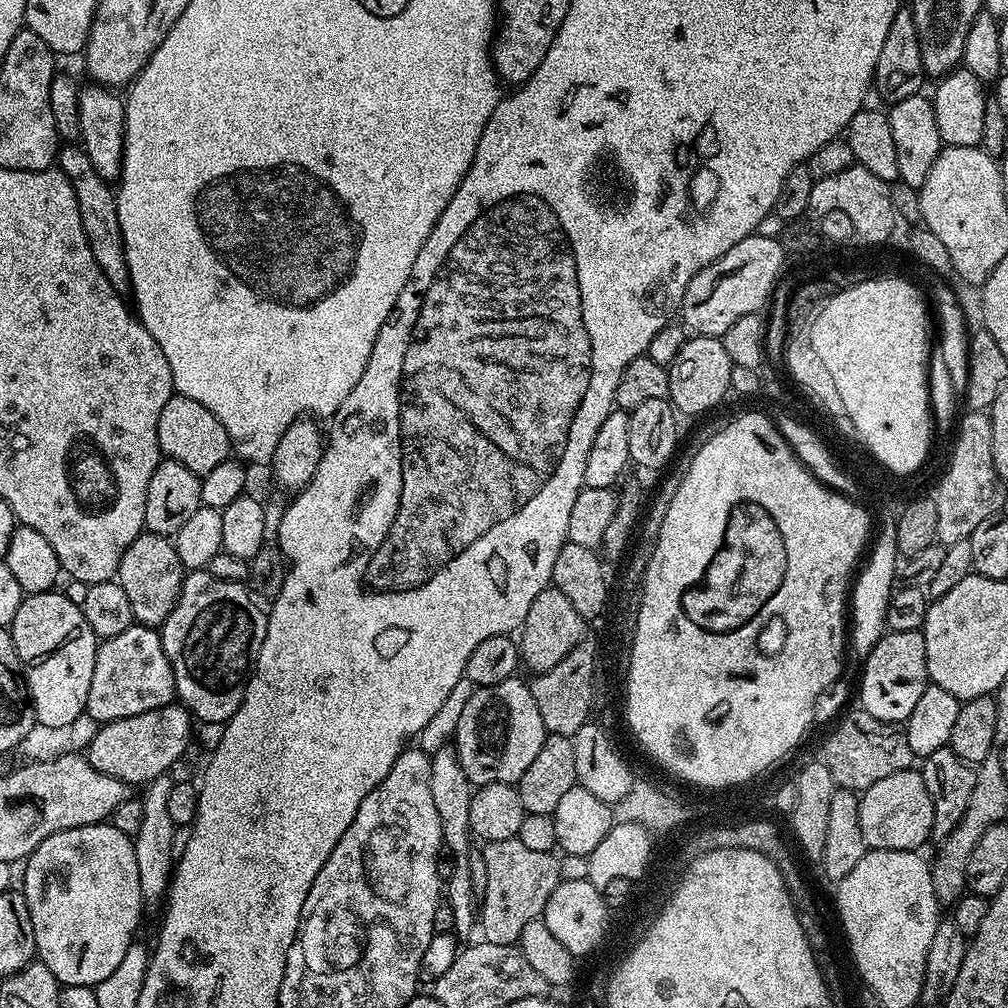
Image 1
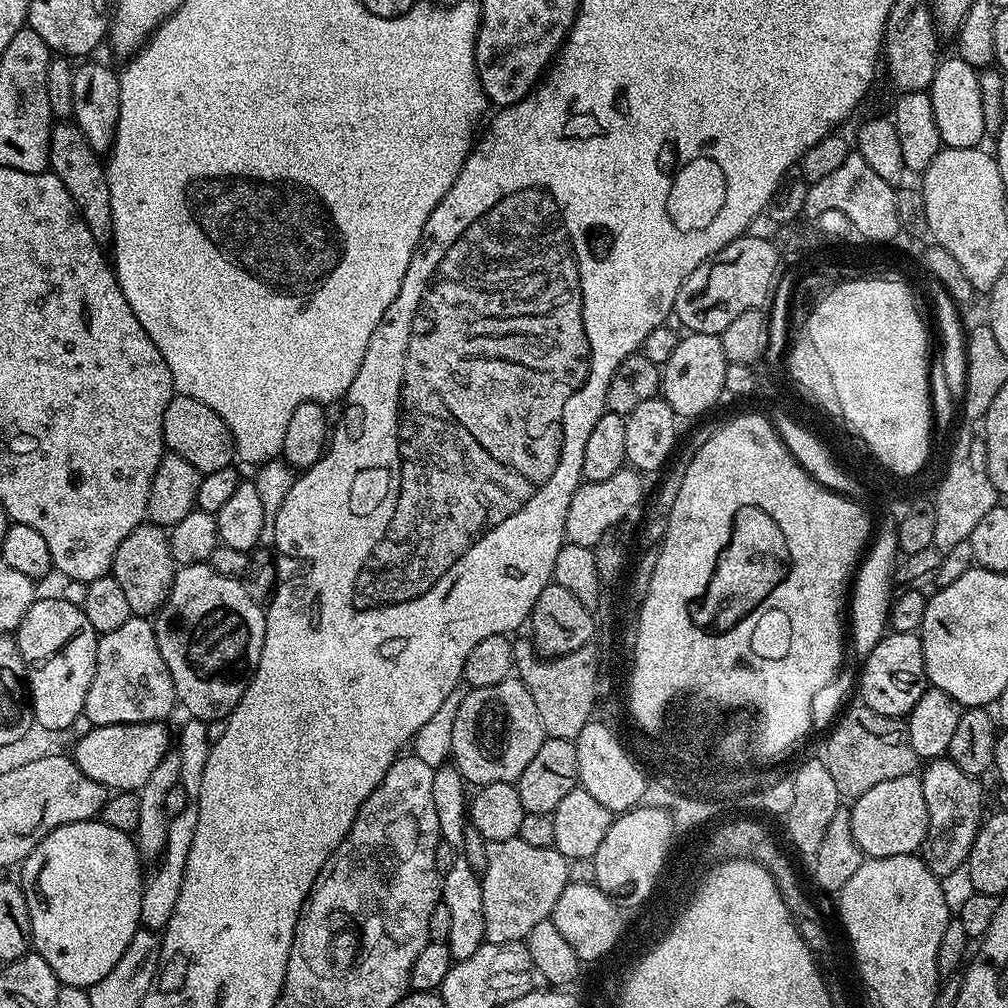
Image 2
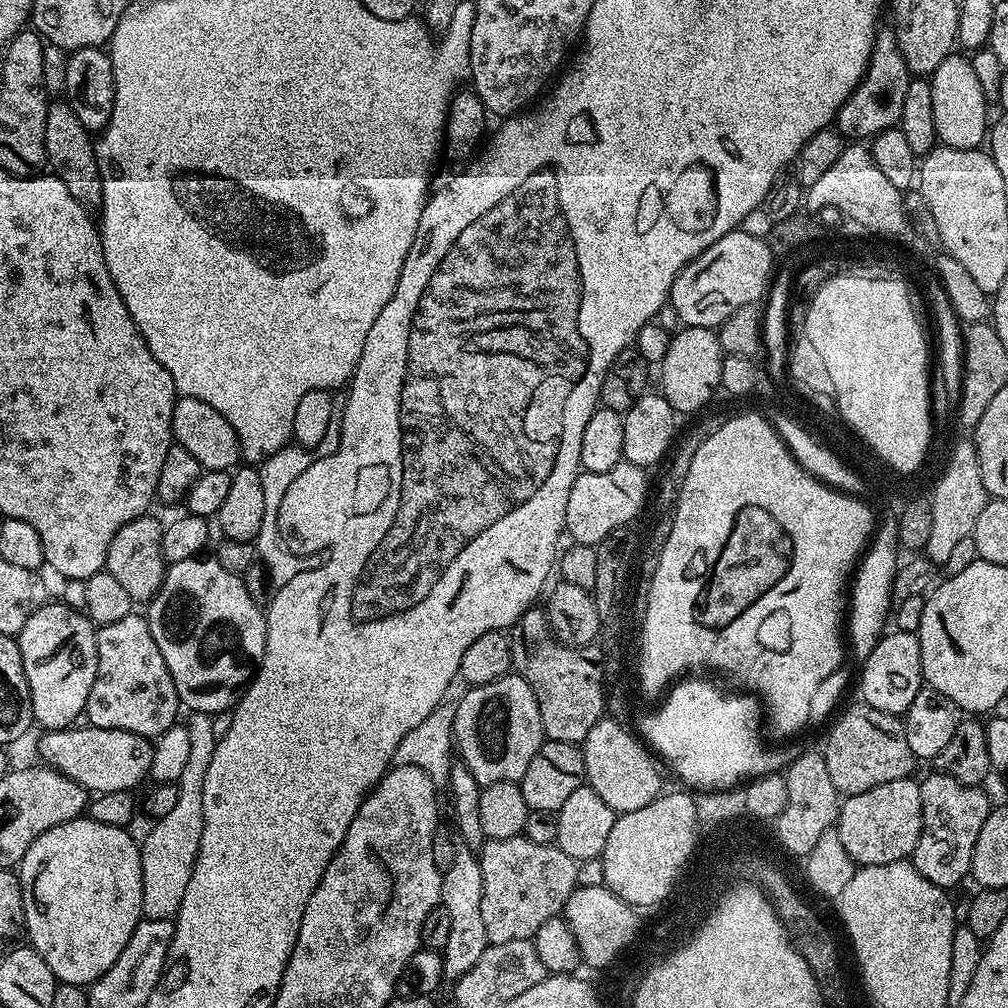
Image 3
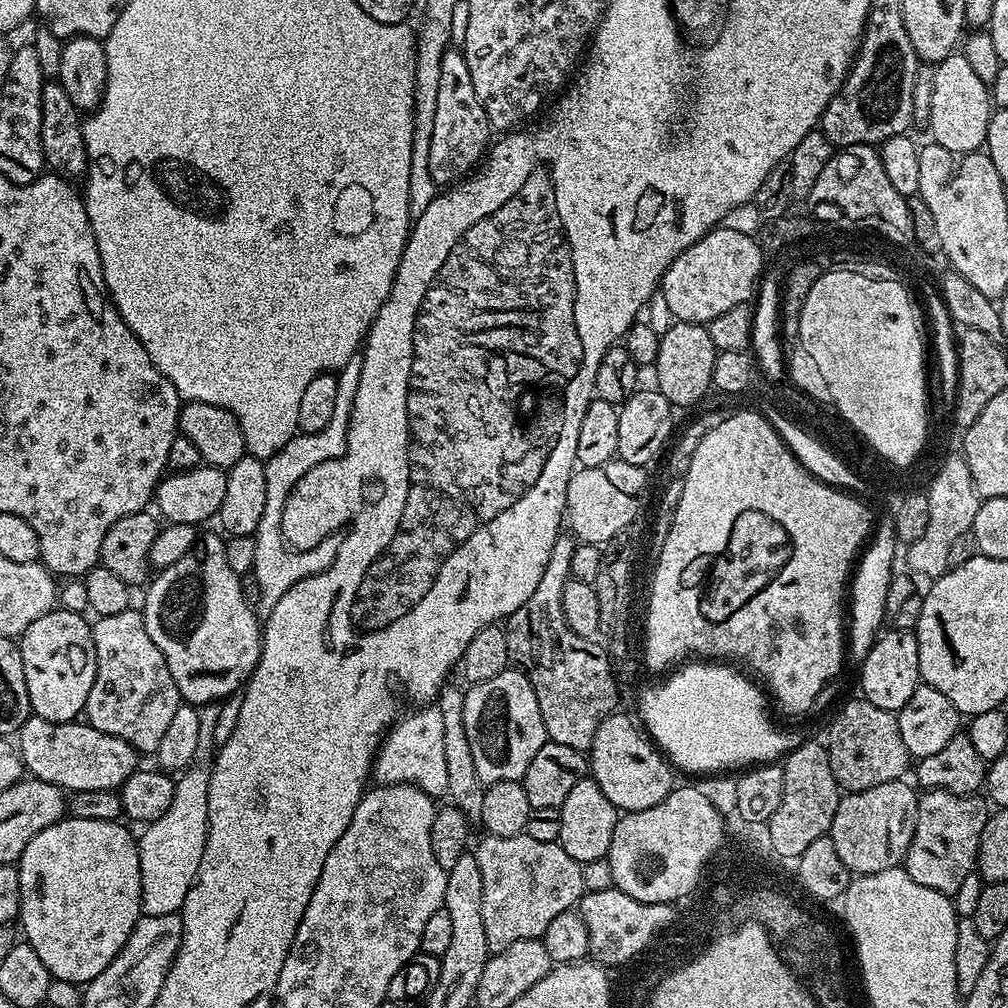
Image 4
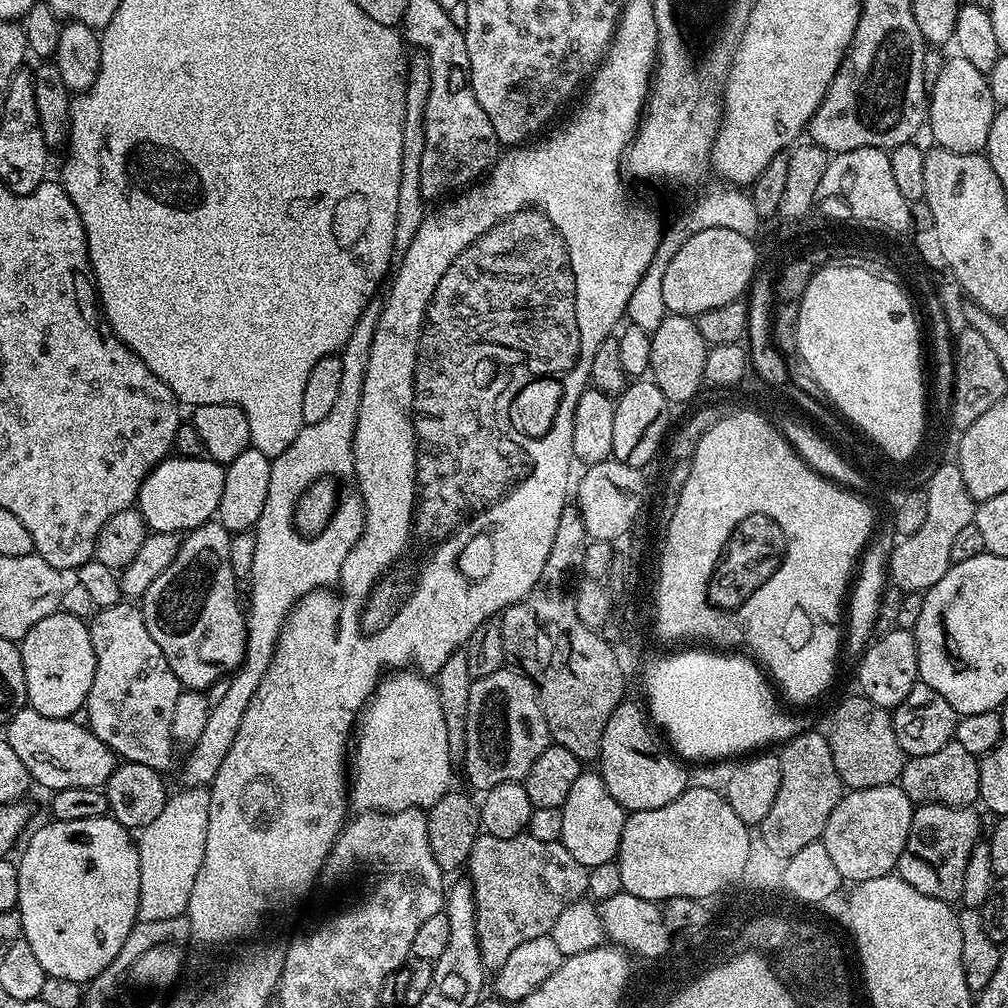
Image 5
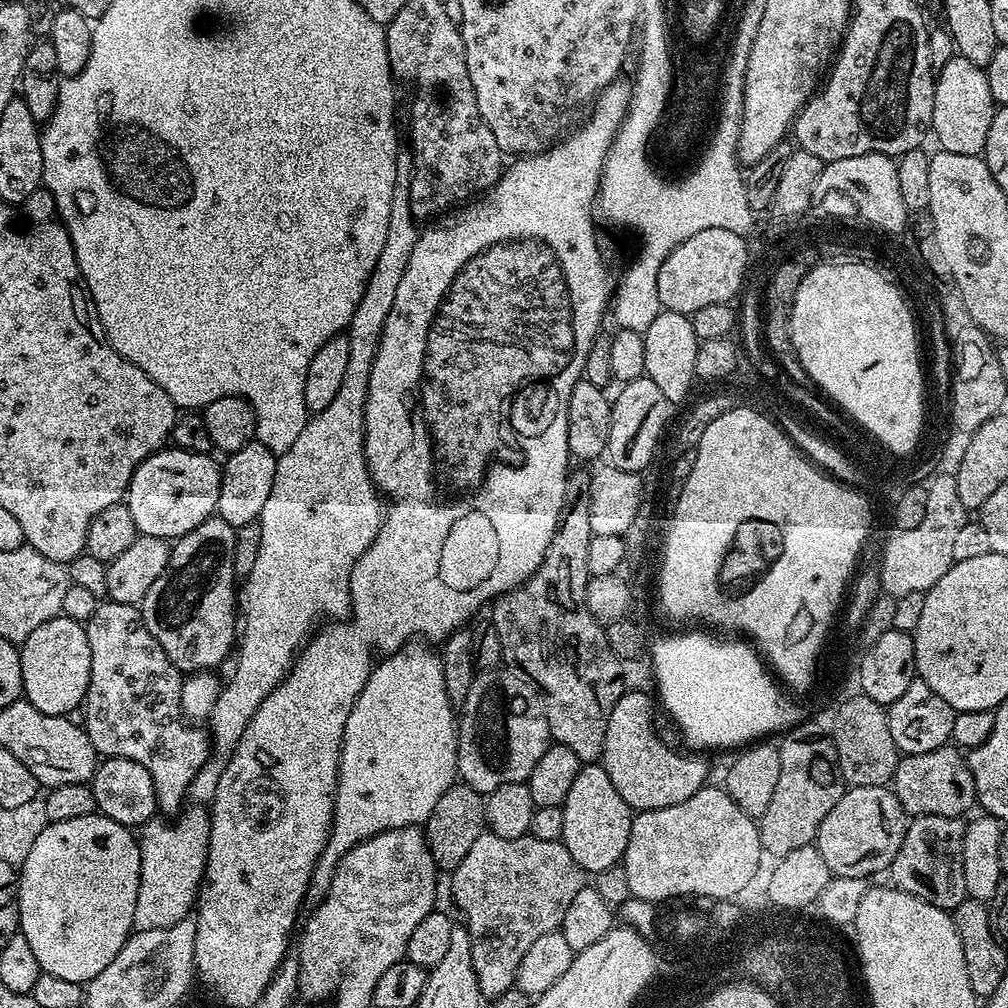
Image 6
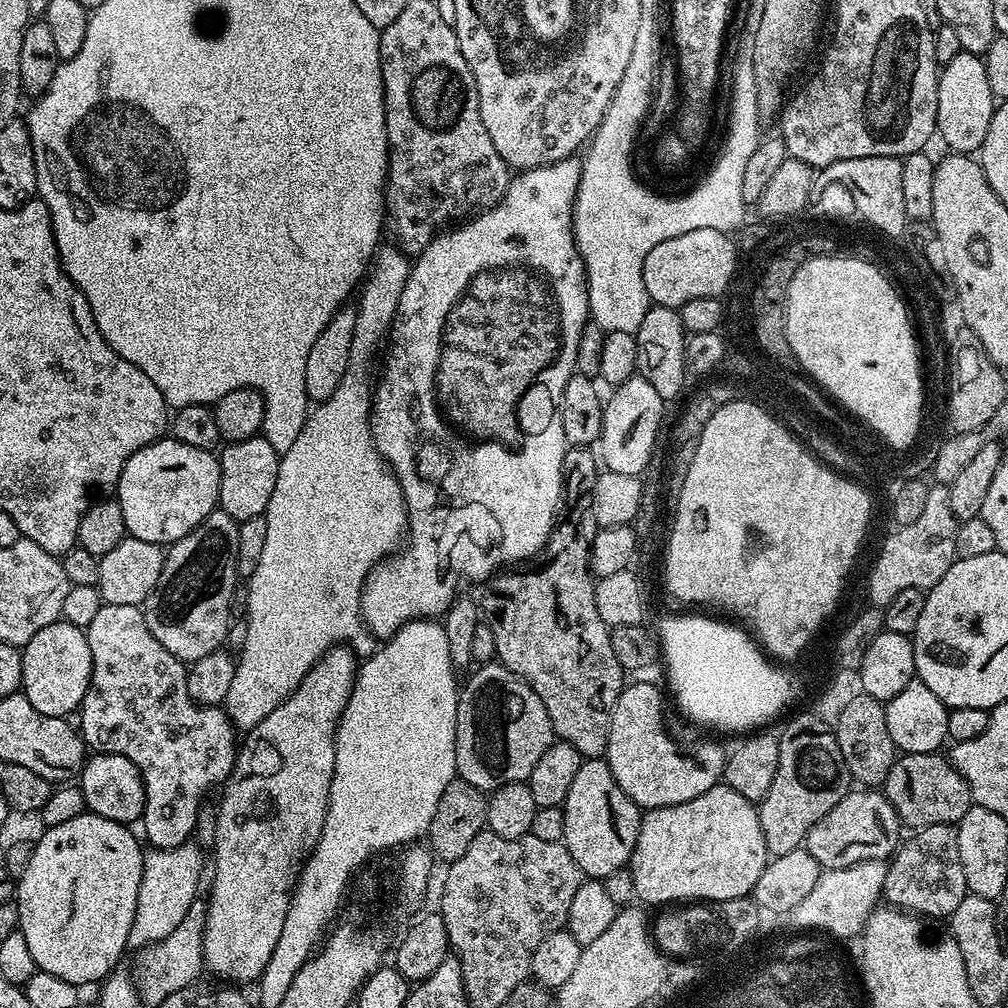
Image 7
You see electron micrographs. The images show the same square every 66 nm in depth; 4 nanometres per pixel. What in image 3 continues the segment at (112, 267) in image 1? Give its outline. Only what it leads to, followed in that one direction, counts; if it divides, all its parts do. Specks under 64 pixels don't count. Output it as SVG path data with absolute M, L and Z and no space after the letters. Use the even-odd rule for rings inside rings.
M56 98L49 103L46 110L46 164L49 169L54 170L54 175L70 190L70 195L79 204L89 210L100 207L100 171L96 161L96 145L93 133L78 122L74 110L70 110L67 99Z

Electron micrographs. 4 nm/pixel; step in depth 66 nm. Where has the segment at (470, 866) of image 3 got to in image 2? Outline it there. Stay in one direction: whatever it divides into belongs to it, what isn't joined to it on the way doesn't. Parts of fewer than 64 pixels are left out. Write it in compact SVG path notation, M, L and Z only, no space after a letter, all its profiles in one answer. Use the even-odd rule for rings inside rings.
M445 762L434 771L434 811L438 813L438 830L441 841L454 847L456 857L454 867L443 873L440 886L440 898L450 910L450 934L446 941L453 961L465 960L478 950L478 946L485 944L484 931L486 918L482 914L482 898L480 897L480 876L470 870L470 862L466 862L465 831L470 827L468 819L468 806L470 792L466 781L455 763ZM465 788L465 789L464 789Z

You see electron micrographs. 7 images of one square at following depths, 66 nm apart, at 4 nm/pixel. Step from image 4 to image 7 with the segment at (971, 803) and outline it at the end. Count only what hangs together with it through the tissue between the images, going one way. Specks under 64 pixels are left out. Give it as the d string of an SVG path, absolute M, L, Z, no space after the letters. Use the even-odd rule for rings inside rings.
M935 824L913 831L911 835L897 847L888 864L883 903L921 918L951 917L952 912L958 910L958 902L969 895L966 874L962 874L962 858L958 858L956 829L951 824Z

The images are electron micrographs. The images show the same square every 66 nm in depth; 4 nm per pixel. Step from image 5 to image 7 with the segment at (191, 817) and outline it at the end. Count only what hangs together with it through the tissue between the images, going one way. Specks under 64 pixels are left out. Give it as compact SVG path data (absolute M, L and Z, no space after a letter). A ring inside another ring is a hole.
M187 842L173 848L149 847L144 852L142 882L138 884L138 906L130 926L128 948L139 950L173 934L200 892L200 871L205 871L206 856L199 844Z

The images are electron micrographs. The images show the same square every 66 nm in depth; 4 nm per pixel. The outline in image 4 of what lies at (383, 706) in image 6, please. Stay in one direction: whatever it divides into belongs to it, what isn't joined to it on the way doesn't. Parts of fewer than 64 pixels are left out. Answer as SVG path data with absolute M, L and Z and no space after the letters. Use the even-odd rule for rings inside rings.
M420 706L417 712L408 717L397 719L390 731L383 737L380 751L376 753L374 761L374 780L377 785L402 784L414 788L421 788L426 795L433 798L443 797L447 793L446 786L446 757L444 739L442 738L442 714L439 707Z

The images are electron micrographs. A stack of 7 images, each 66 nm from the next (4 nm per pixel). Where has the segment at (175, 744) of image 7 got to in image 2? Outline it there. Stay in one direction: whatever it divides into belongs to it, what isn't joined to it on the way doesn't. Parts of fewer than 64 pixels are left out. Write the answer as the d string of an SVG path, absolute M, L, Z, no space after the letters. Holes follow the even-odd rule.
M134 616L118 630L103 633L96 641L96 669L90 682L90 690L86 690L83 719L89 725L101 728L115 724L137 724L138 722L164 722L172 711L177 711L178 701L174 682L170 678L170 670L166 670L166 662L162 662L162 654L158 650L156 630L151 619Z

